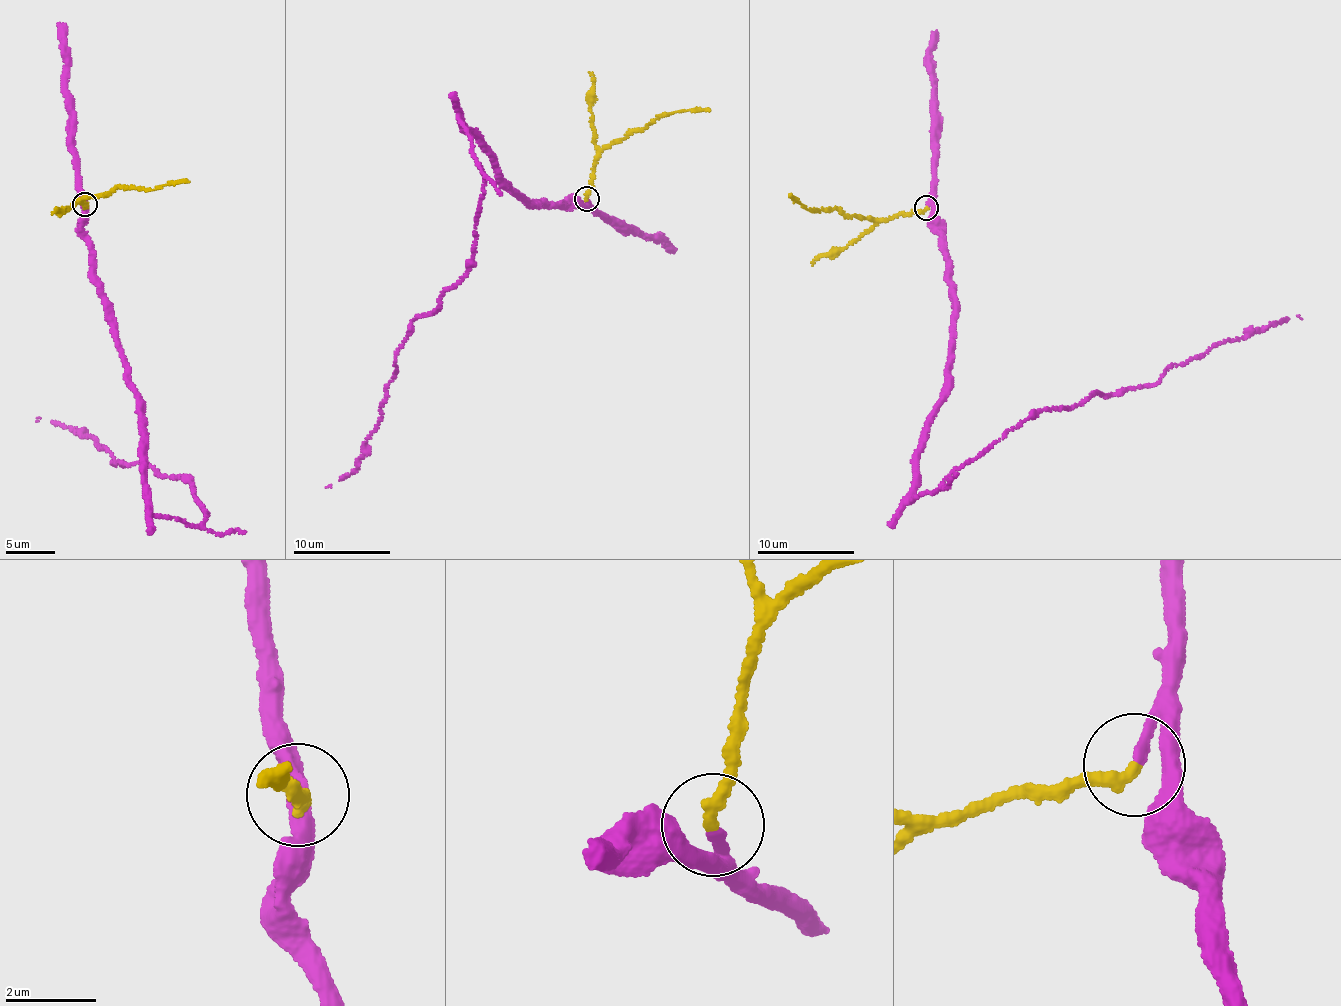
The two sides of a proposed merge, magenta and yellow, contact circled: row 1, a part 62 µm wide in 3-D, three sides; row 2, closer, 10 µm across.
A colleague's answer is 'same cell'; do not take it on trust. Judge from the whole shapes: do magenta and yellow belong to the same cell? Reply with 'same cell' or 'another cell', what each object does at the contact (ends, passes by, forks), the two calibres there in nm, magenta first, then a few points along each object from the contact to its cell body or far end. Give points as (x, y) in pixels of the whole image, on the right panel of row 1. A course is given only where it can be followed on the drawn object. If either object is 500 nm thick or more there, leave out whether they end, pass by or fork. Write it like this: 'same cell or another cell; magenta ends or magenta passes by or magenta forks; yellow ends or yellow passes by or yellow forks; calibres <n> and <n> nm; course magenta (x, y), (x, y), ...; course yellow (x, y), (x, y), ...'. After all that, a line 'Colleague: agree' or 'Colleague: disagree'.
same cell; magenta ends; yellow ends; calibres 220 and 280 nm; course magenta (925, 208), (954, 330), (910, 500), (1044, 410), (1154, 383), (1213, 346), (1302, 319); course yellow (925, 208), (873, 218), (834, 208), (808, 210), (789, 195)
Colleague: agree

